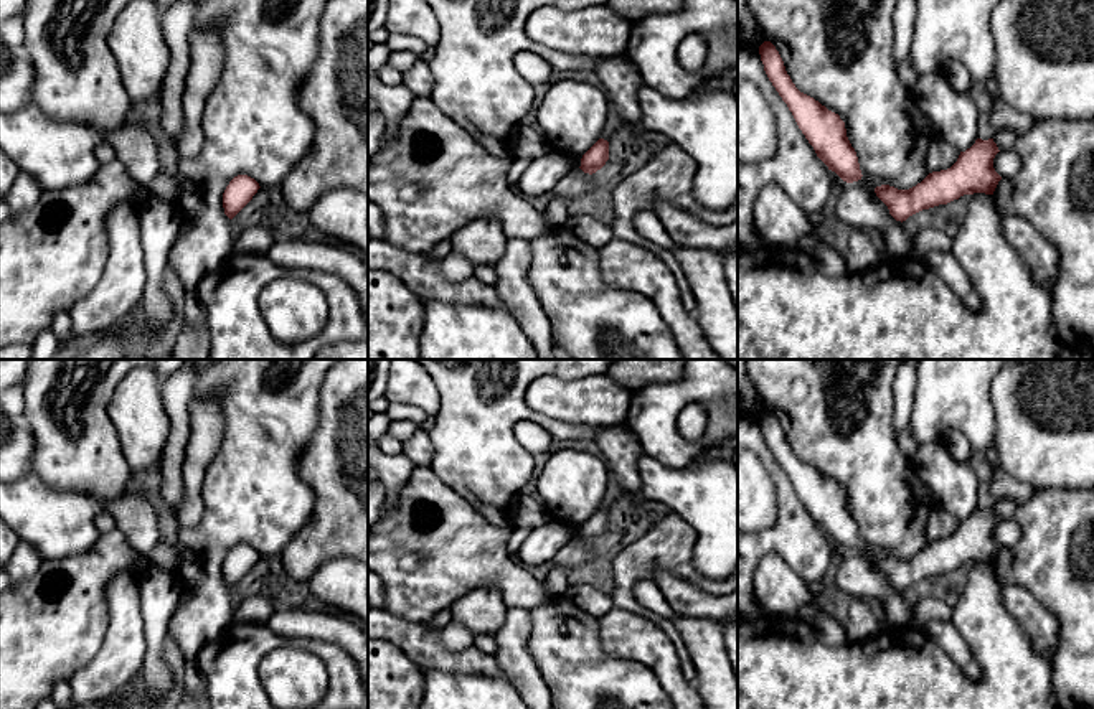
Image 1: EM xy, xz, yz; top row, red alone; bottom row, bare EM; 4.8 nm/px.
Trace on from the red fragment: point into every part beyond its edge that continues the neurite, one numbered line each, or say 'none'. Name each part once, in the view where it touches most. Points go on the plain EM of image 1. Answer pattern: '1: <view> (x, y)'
none

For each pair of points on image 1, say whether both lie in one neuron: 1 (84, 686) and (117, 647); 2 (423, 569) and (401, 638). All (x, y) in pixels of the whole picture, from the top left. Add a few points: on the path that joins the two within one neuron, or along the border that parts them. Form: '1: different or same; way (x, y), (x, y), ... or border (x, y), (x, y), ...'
1: same; way (94, 676), (114, 657)
2: different; border (385, 609), (410, 620), (426, 622)

